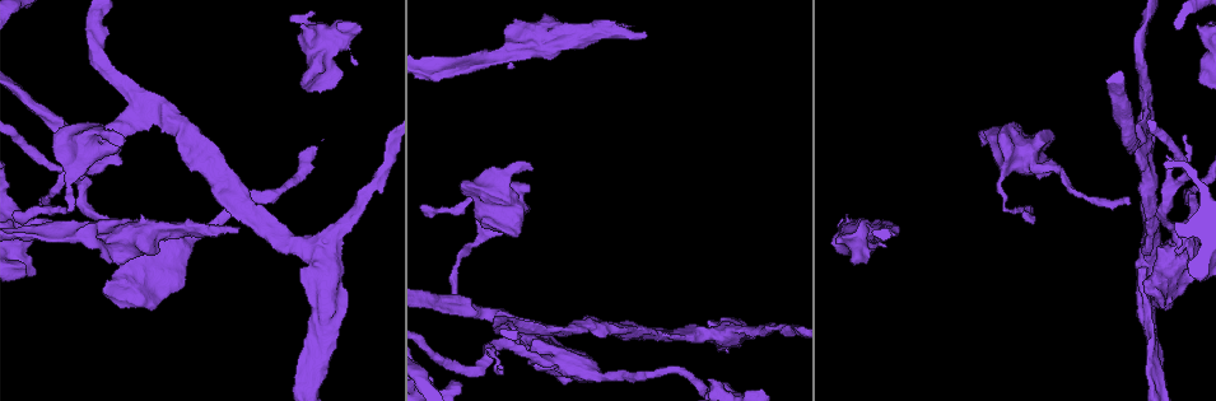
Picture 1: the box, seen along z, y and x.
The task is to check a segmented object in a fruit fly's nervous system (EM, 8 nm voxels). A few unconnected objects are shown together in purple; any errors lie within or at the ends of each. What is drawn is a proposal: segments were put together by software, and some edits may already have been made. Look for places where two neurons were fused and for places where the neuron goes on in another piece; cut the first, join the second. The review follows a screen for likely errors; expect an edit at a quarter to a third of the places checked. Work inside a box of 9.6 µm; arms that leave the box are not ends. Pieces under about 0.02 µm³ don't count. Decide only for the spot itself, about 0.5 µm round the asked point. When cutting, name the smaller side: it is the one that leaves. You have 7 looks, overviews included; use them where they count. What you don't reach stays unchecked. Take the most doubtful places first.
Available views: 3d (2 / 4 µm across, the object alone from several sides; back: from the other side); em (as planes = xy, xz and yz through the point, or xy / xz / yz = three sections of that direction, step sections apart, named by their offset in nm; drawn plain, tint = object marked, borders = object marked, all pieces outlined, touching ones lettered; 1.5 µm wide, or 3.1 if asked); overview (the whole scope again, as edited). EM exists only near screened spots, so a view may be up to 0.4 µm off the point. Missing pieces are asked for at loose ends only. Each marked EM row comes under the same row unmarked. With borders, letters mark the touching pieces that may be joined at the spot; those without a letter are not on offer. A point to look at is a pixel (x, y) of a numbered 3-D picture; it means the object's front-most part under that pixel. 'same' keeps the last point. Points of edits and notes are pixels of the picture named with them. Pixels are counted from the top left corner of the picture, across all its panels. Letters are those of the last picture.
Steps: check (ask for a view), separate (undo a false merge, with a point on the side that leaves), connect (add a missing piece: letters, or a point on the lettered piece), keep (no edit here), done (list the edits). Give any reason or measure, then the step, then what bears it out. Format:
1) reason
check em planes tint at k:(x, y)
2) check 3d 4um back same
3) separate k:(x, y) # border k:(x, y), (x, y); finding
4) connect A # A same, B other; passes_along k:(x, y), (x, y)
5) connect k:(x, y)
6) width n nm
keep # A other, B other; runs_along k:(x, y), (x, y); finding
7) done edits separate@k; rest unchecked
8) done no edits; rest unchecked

thin end
check 3d 4um at 1:(1130, 201)

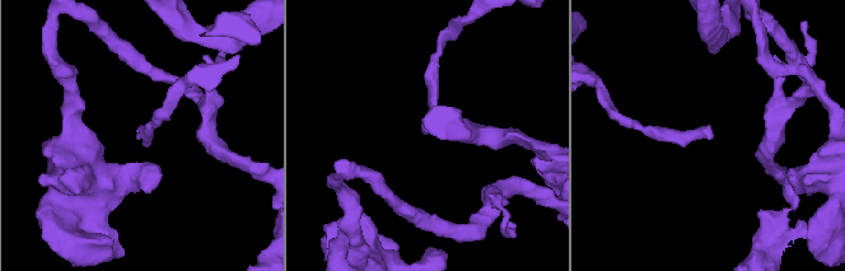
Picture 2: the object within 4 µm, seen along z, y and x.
check em yz step 4 borders at 2:(711, 133)

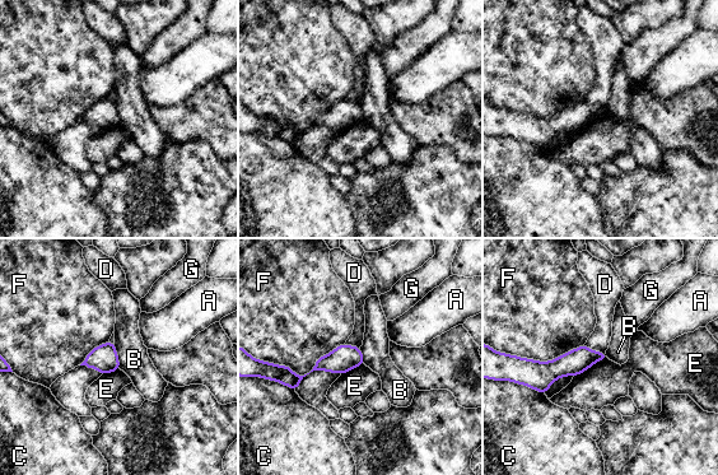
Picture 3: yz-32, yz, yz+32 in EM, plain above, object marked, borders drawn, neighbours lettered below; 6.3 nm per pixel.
check em xz step 4 borders same

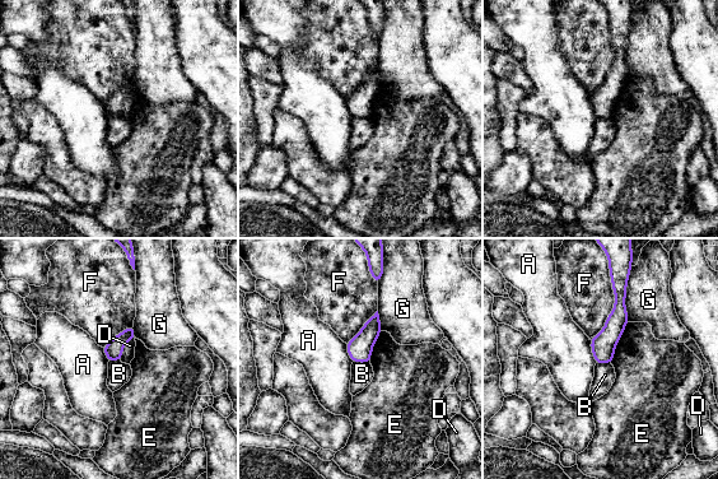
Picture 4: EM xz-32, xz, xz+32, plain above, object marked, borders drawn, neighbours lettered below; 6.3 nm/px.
longest_contact F 420 nm
keep # A other, B other, D other, E other, F other, G other; runs_along 4:(619, 285), (619, 316), (598, 359); none of them fits

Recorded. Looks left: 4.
narrows sharply
check em xy step 8 borders at 1:(1004, 207)

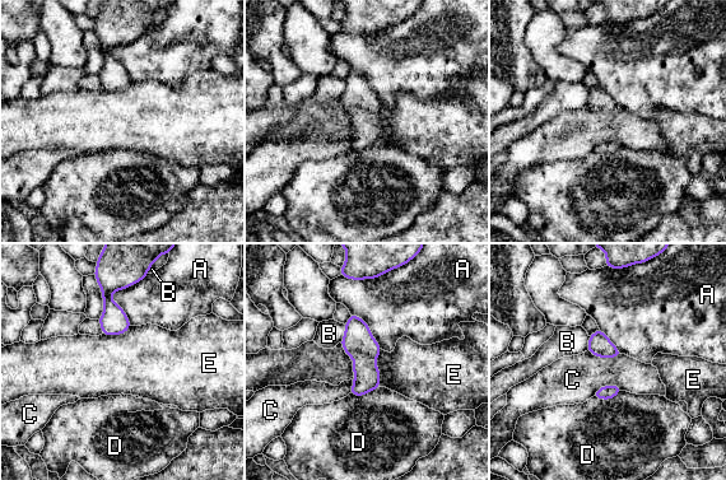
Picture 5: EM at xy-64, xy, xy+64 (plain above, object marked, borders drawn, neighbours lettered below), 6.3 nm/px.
longest_contact A 300 nm
keep # A other, B other, C other, D other, E other; border 5:(587, 349), (600, 357), (622, 354); one neuron here

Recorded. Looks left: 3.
tapers out
check 3d 4um at 1:(1185, 136)

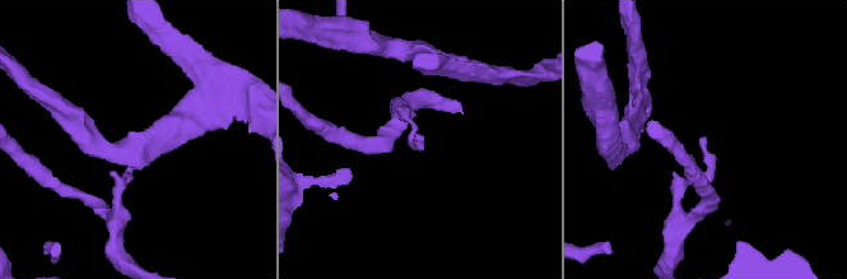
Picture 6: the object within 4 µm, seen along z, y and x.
check em planes borders at 6:(418, 137)

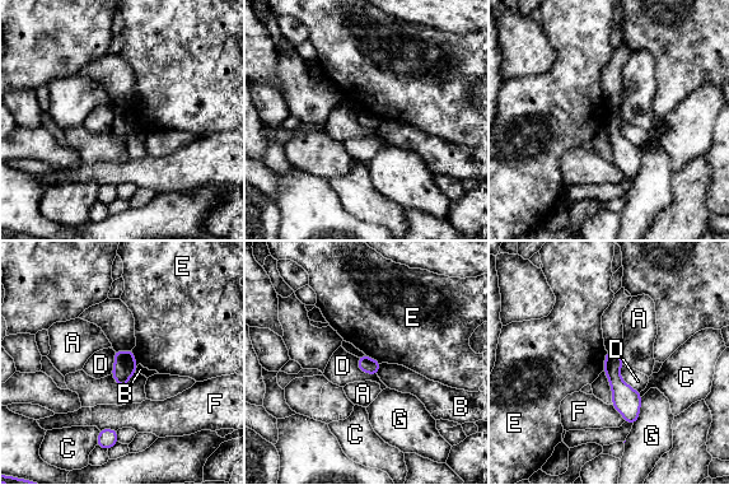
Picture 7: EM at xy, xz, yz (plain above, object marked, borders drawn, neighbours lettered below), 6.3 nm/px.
width 100 nm
keep # A other, B other, C other, D other, E other, F other, G other; border 7:(622, 364), (620, 376), (639, 392); no lettered piece goes on from it

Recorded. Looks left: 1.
done no edits; rest unchecked

